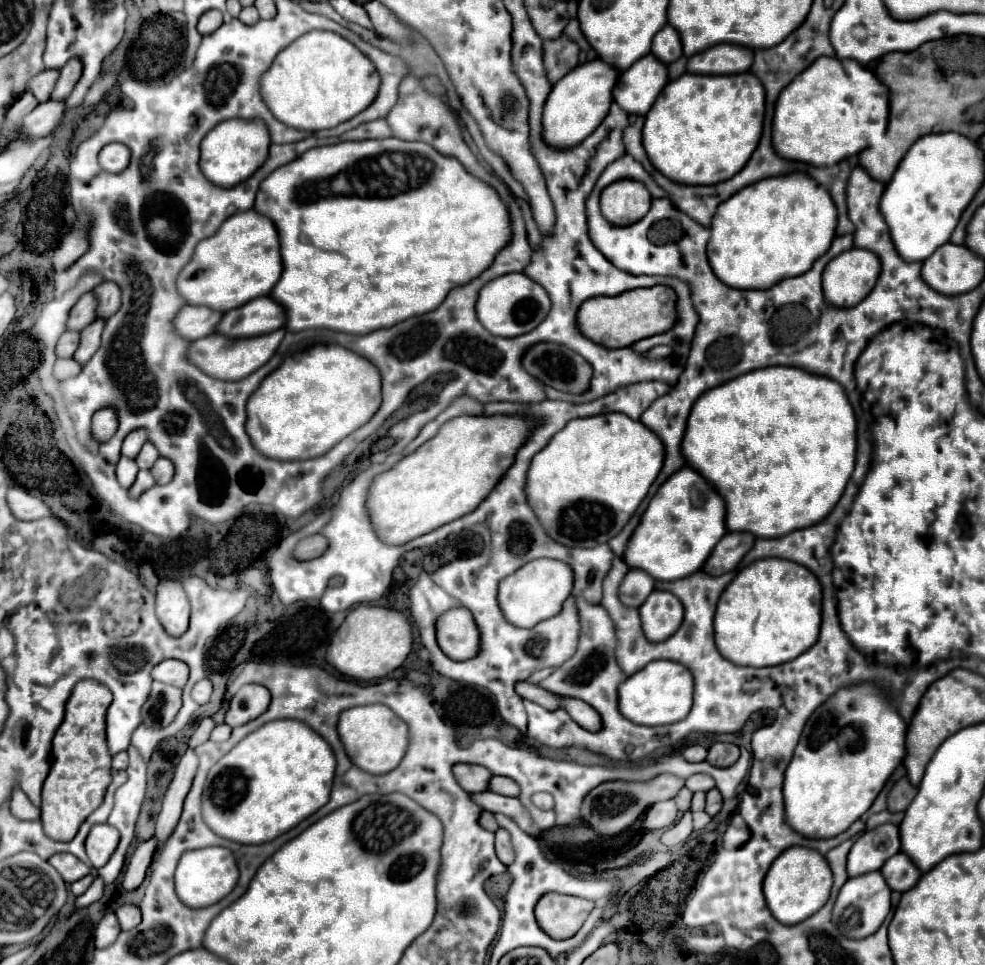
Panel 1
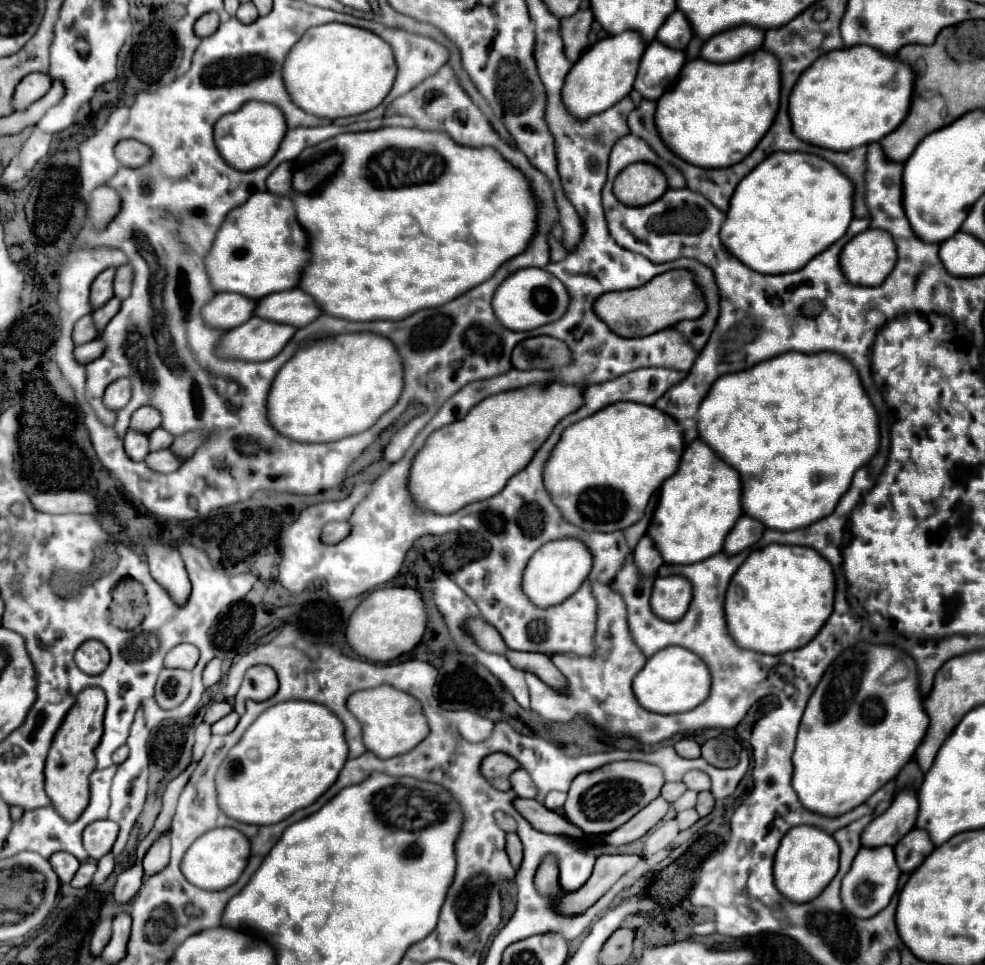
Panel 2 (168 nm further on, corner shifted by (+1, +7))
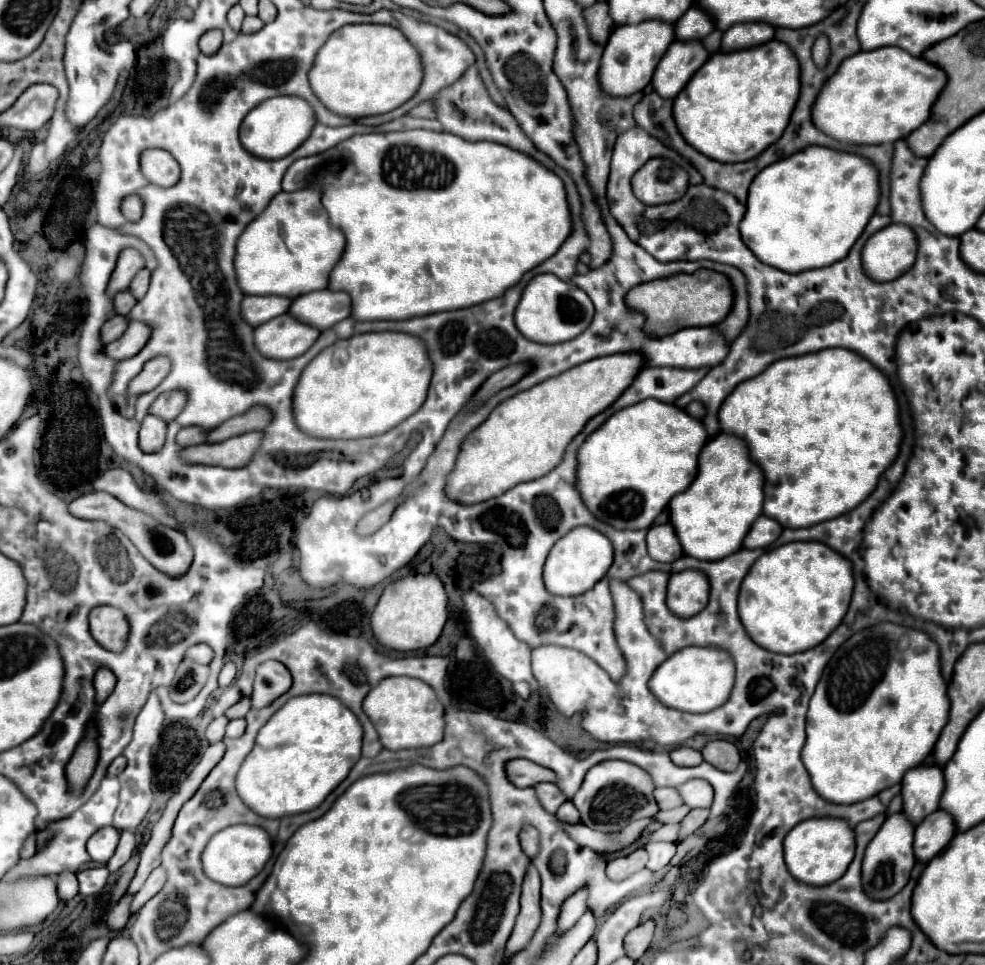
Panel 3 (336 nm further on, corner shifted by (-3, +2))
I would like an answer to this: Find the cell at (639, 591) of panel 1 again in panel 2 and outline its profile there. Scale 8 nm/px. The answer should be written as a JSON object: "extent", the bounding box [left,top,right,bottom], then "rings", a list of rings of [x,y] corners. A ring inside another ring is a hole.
{"extent":[634,534,664,576],"rings":[[[644,534],[638,542],[638,546],[634,548],[634,560],[636,560],[636,566],[638,570],[644,574],[644,576],[652,576],[656,574],[656,570],[664,564],[660,552],[656,550],[652,538],[648,534]]]}

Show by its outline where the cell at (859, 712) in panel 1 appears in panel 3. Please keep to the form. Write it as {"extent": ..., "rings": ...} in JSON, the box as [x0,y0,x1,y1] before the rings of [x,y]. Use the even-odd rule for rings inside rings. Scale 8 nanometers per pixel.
{"extent":[802,623,948,805],"rings":[[[878,623],[870,629],[864,629],[856,635],[852,635],[830,659],[830,663],[826,665],[820,683],[816,685],[816,691],[810,699],[810,709],[808,709],[808,717],[806,717],[806,743],[802,747],[802,763],[806,767],[806,771],[810,773],[810,781],[814,791],[828,803],[838,803],[838,805],[852,805],[864,799],[870,799],[874,795],[878,795],[880,791],[896,785],[902,781],[904,773],[910,771],[912,767],[918,767],[934,749],[934,743],[942,731],[942,727],[948,721],[948,697],[946,697],[946,683],[940,675],[940,659],[938,659],[938,645],[922,631],[916,629],[906,629],[894,623]]]}

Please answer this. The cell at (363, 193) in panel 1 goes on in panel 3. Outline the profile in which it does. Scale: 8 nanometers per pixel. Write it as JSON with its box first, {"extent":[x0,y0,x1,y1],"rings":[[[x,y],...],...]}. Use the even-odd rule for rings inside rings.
{"extent":[282,129,570,321],"rings":[[[414,129],[414,131],[396,131],[396,133],[368,133],[368,135],[354,135],[346,141],[342,141],[336,149],[324,153],[324,155],[314,155],[314,157],[304,157],[294,161],[282,181],[284,191],[298,191],[308,185],[308,181],[324,173],[324,163],[328,159],[342,159],[344,169],[340,175],[324,175],[324,199],[322,205],[328,211],[330,223],[340,229],[346,237],[346,249],[338,263],[334,265],[328,281],[330,291],[346,291],[352,299],[352,319],[356,321],[402,321],[402,319],[412,319],[428,313],[438,313],[438,311],[450,311],[450,309],[462,309],[470,307],[474,303],[482,303],[486,299],[502,295],[506,287],[512,287],[522,279],[522,275],[530,269],[534,269],[538,263],[546,261],[558,247],[564,243],[564,239],[570,235],[570,211],[566,203],[566,193],[562,181],[542,167],[540,163],[534,163],[524,153],[518,153],[506,145],[492,143],[492,141],[478,141],[470,143],[464,141],[452,133],[436,133],[436,131],[426,131],[426,129]]]}

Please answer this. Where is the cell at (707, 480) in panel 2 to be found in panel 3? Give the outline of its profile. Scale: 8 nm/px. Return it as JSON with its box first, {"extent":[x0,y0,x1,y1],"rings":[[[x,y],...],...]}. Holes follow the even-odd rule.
{"extent":[670,433,764,561],"rings":[[[720,433],[710,439],[698,457],[698,475],[690,487],[670,501],[670,523],[686,557],[700,561],[724,559],[742,547],[750,525],[762,513],[764,475],[748,457],[746,443]]]}

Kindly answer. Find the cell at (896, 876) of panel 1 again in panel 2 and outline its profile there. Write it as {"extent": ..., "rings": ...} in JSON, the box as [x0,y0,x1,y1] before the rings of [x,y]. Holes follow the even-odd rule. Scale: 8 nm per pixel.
{"extent":[894,828,936,872],"rings":[[[912,828],[912,830],[910,830],[904,838],[900,838],[900,842],[894,846],[896,862],[898,862],[898,866],[900,866],[902,872],[914,872],[934,848],[936,848],[936,846],[930,842],[930,836],[926,834],[926,830]]]}

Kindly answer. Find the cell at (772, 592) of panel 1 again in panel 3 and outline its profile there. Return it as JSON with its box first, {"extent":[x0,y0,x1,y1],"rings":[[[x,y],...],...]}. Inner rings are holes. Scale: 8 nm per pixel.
{"extent":[738,541,854,653],"rings":[[[794,541],[766,551],[748,571],[738,595],[738,615],[748,637],[772,653],[800,653],[822,643],[844,619],[854,579],[848,559],[818,541]]]}

